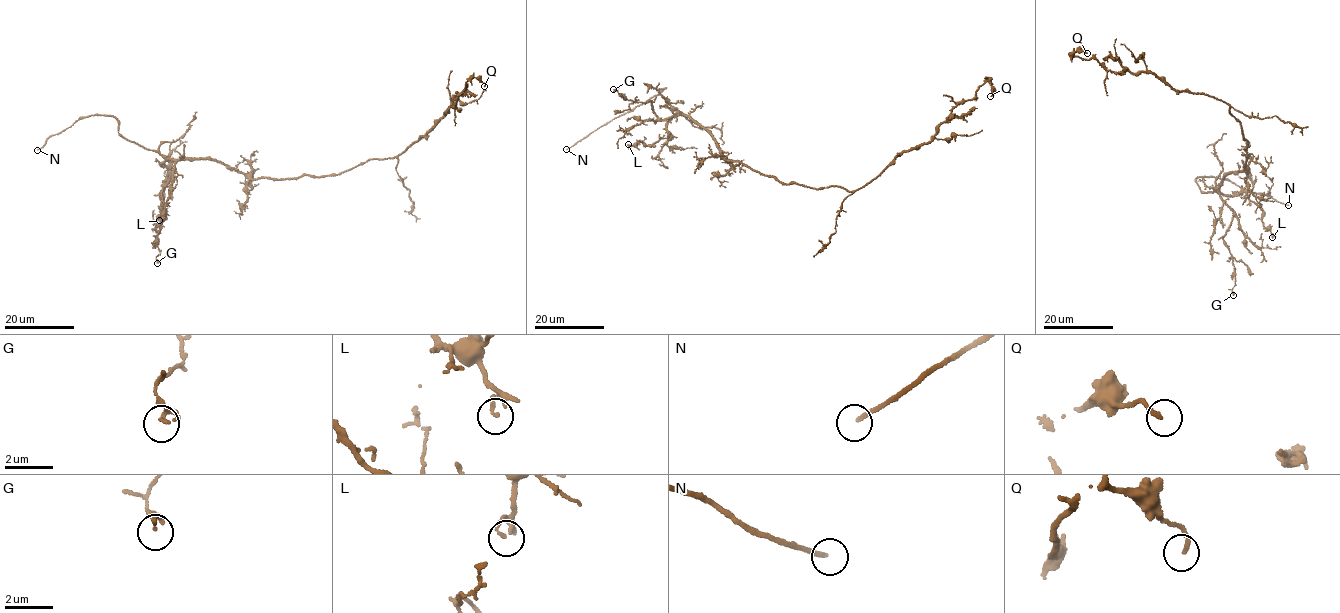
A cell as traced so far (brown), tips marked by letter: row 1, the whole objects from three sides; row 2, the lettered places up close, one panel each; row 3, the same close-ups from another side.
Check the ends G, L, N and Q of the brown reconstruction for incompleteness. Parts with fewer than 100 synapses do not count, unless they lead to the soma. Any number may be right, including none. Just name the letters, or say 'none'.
N

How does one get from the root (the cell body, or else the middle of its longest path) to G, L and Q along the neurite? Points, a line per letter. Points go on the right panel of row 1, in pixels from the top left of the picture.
G: (1247, 159), (1246, 172), (1228, 173), (1219, 189), (1233, 214), (1223, 237), (1233, 258), (1233, 295)
L: (1247, 159), (1246, 172), (1228, 173), (1219, 190), (1231, 195), (1246, 193), (1262, 211), (1262, 224), (1272, 237)
Q: (1247, 159), (1240, 123), (1222, 100), (1178, 91), (1151, 73), (1115, 73), (1093, 58), (1073, 55), (1087, 53)

